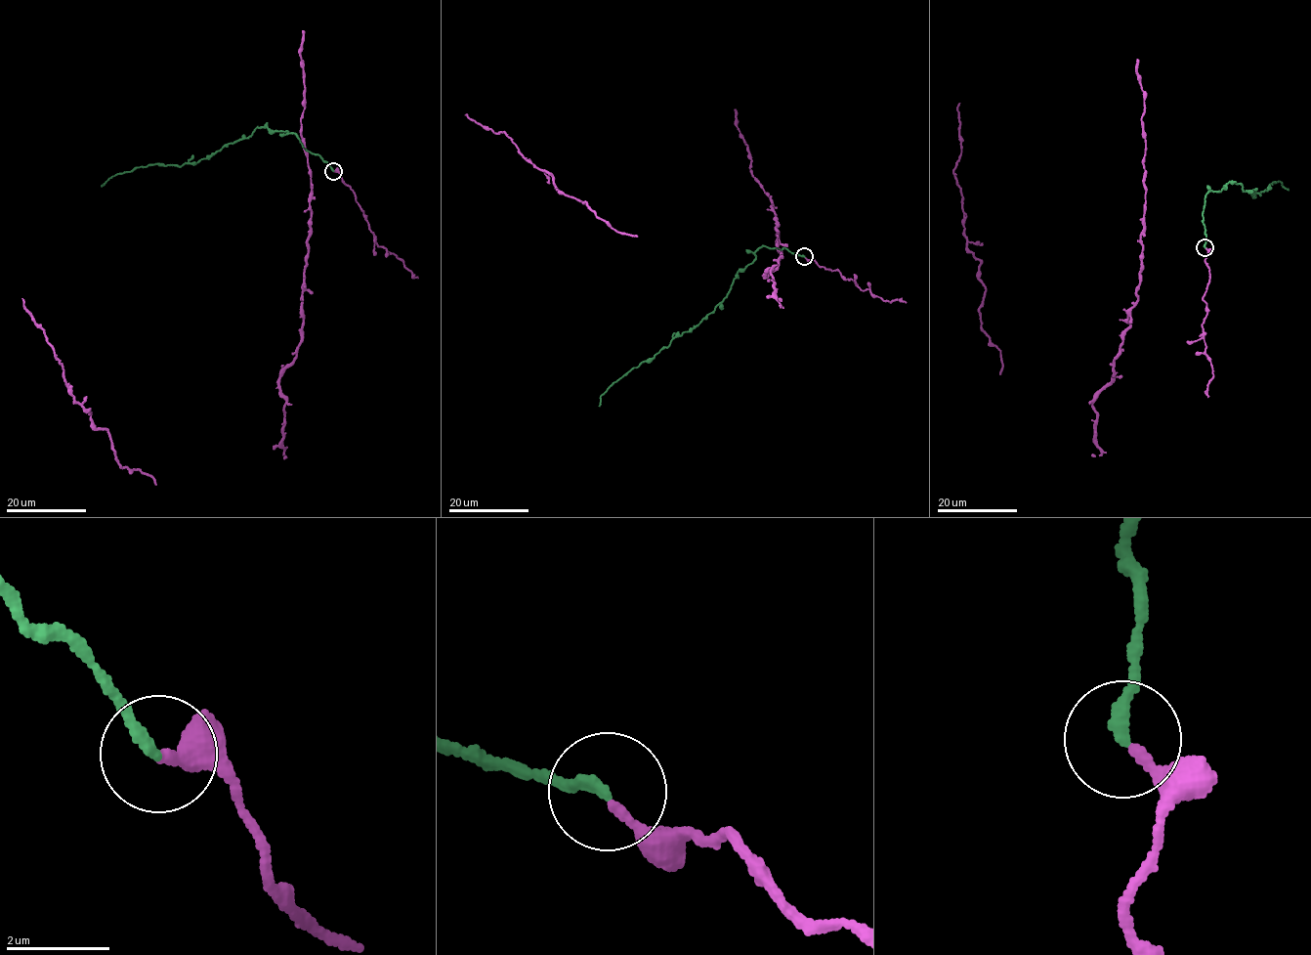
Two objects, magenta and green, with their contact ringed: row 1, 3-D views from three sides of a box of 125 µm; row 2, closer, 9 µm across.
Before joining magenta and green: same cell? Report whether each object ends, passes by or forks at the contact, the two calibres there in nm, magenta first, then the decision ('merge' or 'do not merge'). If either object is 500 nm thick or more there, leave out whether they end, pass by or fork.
magenta ends; green ends; calibres 200 and 220 nm; merge

